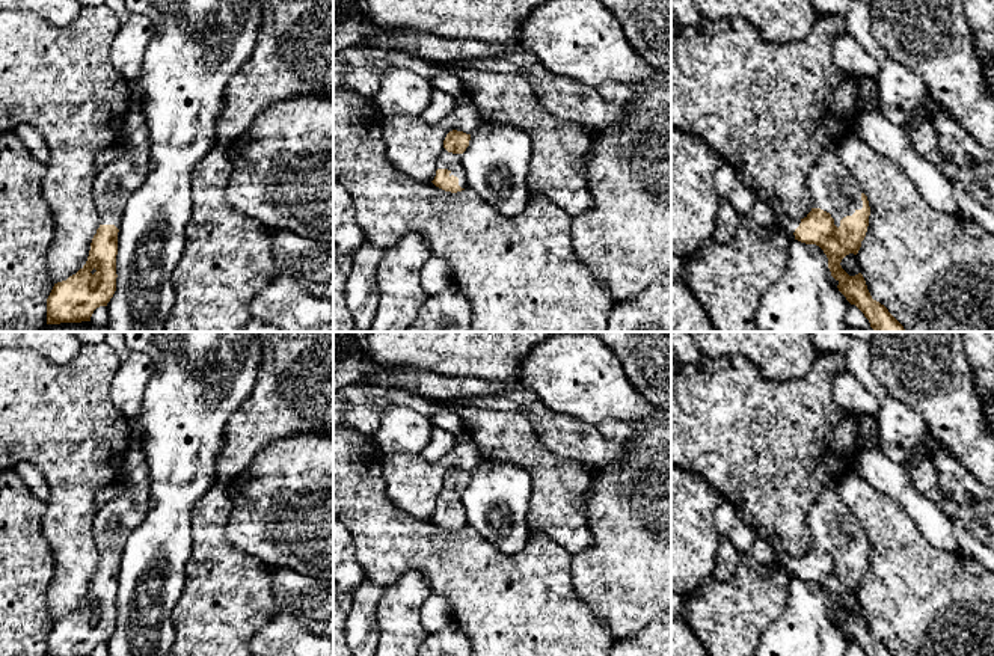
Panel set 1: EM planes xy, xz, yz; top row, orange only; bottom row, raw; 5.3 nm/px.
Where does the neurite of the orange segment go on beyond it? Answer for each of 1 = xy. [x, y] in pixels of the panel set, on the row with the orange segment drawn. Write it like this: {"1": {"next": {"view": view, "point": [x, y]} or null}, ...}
{"1": {"next": {"view": "xy", "point": [115, 183]}}}

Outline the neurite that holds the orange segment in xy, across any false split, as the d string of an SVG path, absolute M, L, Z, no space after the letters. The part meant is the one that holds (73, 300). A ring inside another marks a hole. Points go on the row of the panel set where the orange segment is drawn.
M140 125L127 140L121 155L104 166L94 181L100 228L86 264L66 280L54 284L47 299L47 324L91 321L94 311L107 306L116 291L119 223L128 199L148 175L148 127Z

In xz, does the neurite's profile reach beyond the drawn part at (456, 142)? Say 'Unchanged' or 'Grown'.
Grown

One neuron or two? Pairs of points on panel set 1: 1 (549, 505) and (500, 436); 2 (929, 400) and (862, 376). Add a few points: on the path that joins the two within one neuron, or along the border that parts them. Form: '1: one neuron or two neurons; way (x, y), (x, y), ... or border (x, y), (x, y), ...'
1: one neuron; way (549, 486), (549, 478), (519, 448)
2: two neurons; border (871, 347), (872, 374), (905, 406)

